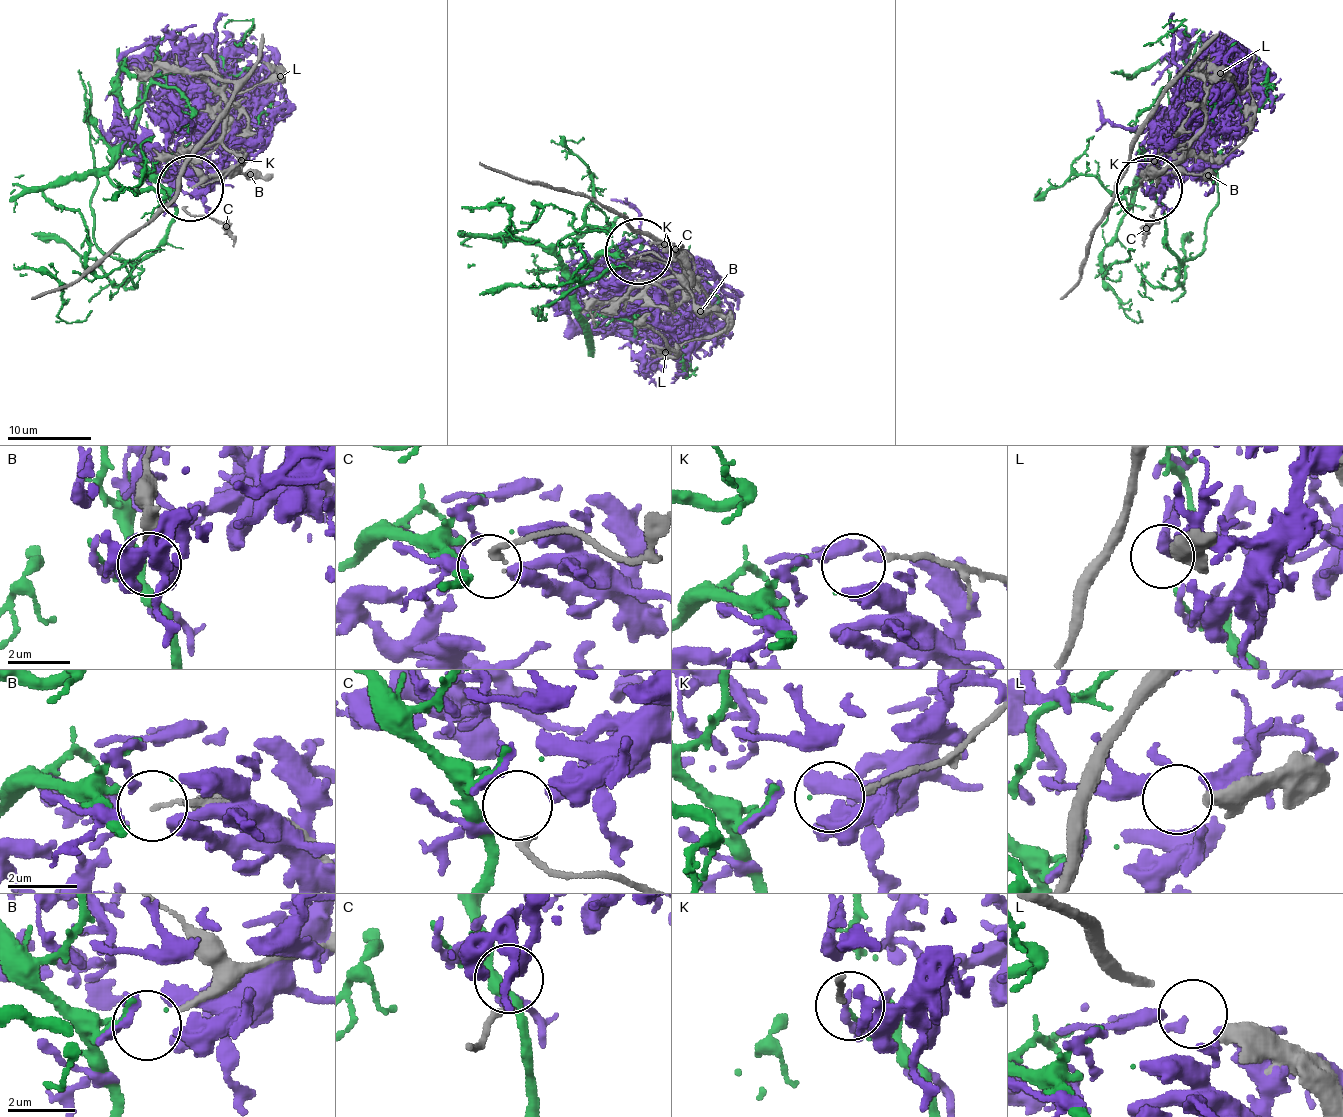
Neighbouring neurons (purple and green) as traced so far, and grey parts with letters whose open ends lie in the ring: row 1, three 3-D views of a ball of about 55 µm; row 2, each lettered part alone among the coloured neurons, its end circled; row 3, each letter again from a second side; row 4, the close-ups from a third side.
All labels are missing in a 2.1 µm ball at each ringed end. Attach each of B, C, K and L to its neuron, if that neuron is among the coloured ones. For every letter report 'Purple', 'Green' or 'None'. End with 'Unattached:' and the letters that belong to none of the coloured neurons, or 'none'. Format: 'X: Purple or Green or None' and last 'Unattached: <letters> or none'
B: None
C: None
K: Green
L: None
Unattached: B, C, L

